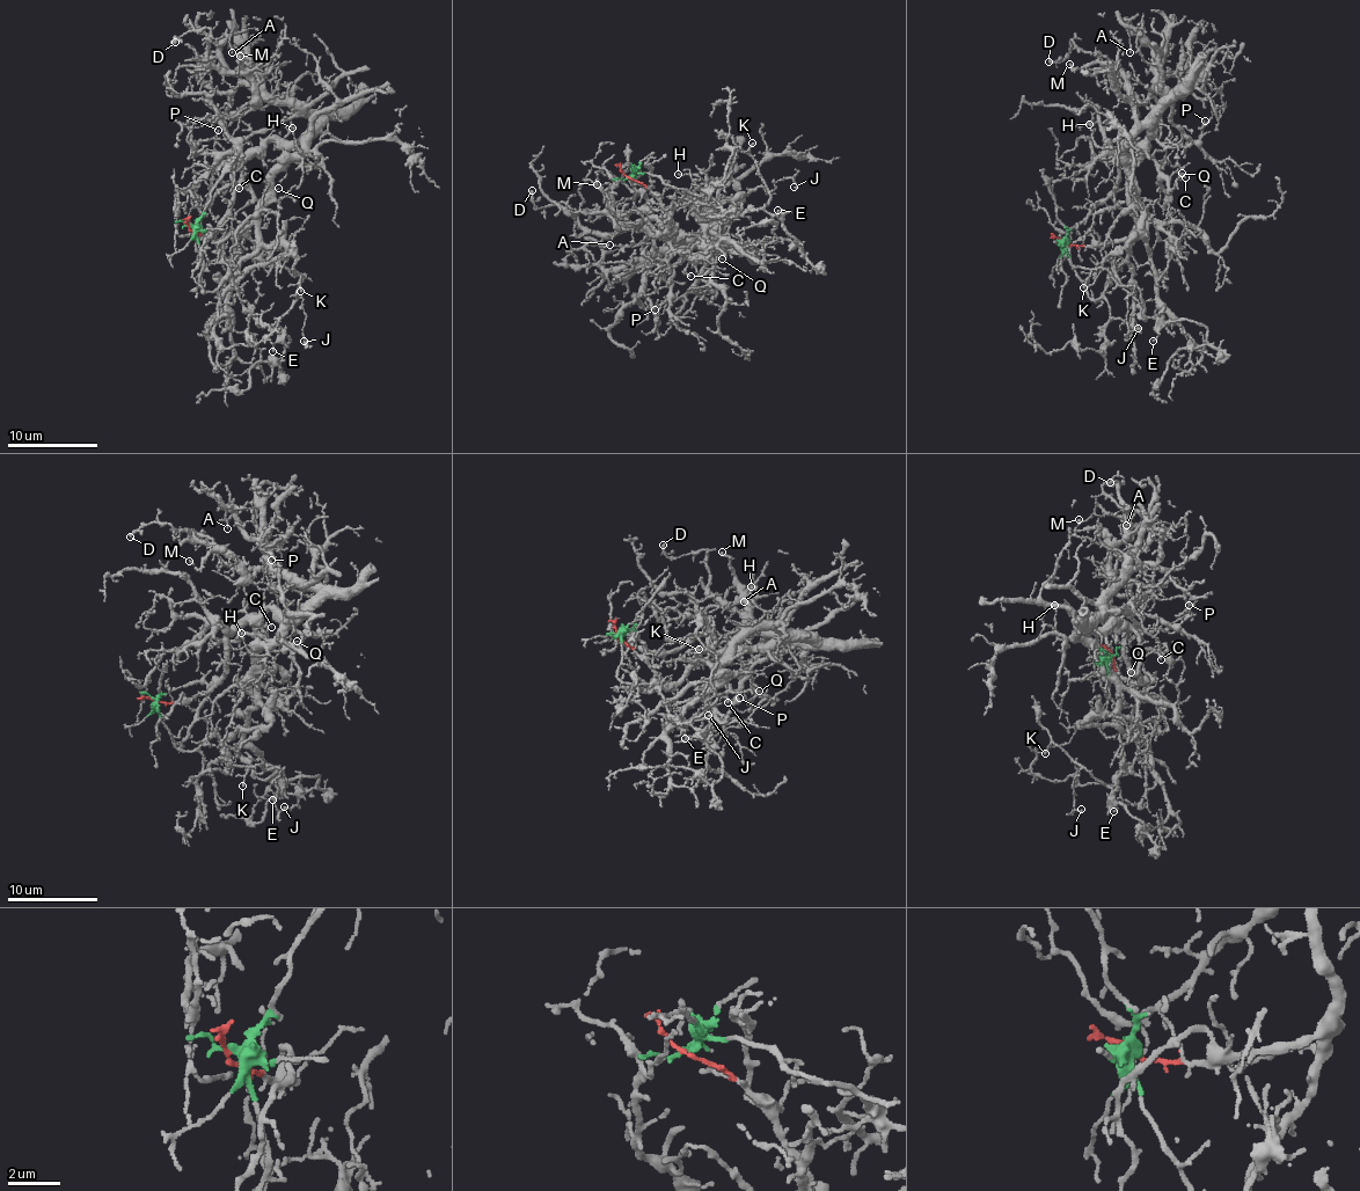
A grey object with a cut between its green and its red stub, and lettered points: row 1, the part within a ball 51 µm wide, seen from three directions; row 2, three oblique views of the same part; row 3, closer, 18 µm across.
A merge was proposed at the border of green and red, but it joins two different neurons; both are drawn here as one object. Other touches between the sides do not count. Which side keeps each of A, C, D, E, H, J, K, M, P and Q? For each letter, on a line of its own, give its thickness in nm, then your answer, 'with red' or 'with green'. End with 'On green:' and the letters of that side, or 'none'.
A: 130 nm | with red
C: 110 nm | with red
D: 220 nm | with red
E: 120 nm | with green
H: 130 nm | with red
J: 110 nm | with green
K: 110 nm | with green
M: 130 nm | with red
P: 130 nm | with red
Q: 100 nm | with red
On green: E, J, K

